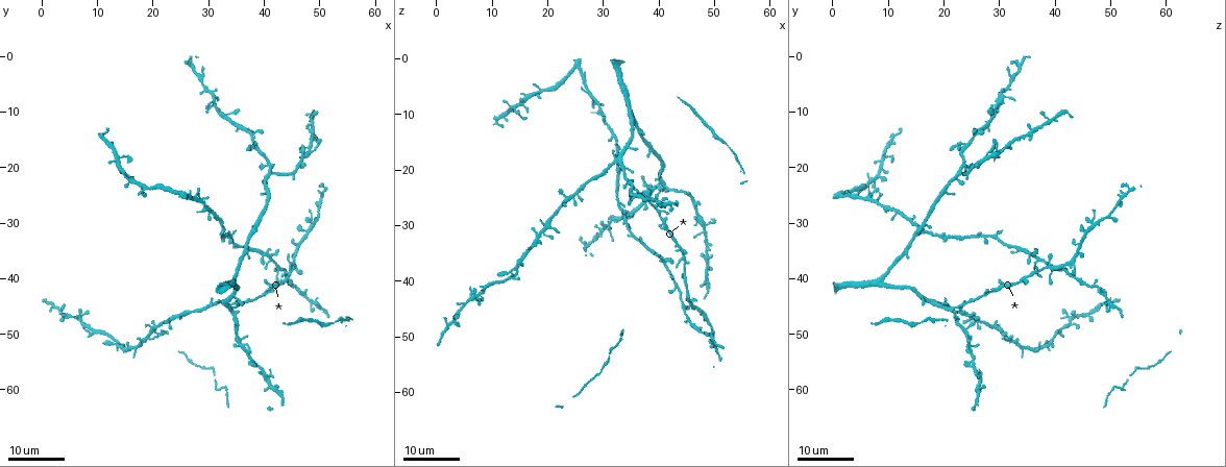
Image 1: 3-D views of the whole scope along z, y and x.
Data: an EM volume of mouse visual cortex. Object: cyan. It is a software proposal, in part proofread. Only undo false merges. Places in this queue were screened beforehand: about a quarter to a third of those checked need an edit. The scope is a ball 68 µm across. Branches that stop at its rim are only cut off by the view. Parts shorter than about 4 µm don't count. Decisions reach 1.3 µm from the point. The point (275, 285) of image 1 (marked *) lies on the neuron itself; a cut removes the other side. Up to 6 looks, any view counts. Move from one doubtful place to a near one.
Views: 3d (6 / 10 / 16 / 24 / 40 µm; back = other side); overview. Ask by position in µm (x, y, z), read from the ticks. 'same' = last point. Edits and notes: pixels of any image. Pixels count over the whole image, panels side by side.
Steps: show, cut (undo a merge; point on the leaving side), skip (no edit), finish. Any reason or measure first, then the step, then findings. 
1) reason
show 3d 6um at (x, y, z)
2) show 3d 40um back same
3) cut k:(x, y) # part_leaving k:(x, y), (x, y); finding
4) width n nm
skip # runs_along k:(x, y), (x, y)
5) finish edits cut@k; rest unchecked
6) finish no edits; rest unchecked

four-way junction
show 3d 16um at (34.0, 45.5, 22.0)

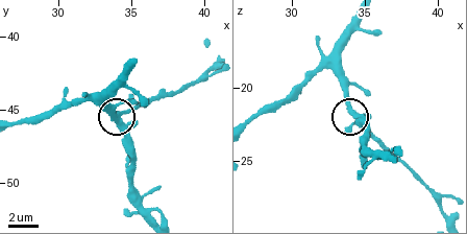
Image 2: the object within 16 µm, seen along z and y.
show 3d 6um at (34.2, 46.0, 21.6)

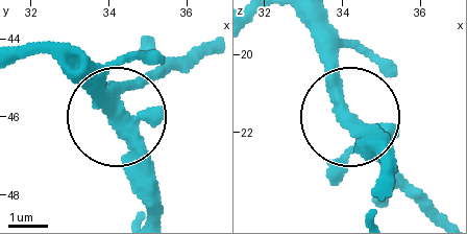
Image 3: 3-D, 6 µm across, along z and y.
arms 4
skip # runs_along 3:(443, 212), (353, 119), (381, 139); one neuron here

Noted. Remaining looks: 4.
four or more arms meet
show 3d 16um at (44.0, 38.5, 41.0)

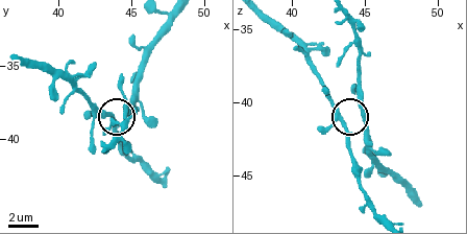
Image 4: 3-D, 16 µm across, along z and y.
closer look
show 3d 10um at (43.4, 38.4, 41.4)

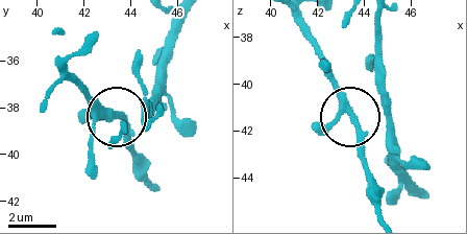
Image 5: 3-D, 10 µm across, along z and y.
skip # runs_along 5:(376, 17), (383, 107), (354, 120), (363, 158); all the same neuron

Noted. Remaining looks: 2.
four or more arms meet
show 3d 24um at (13.0, 51.5, 38.5)

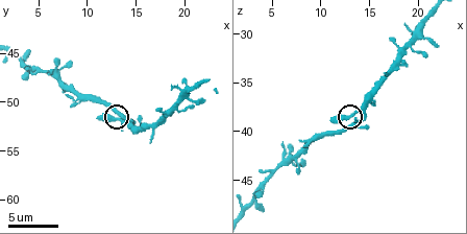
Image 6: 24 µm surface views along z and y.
zoom in
show 3d 6um at (13.2, 51.6, 38.2)

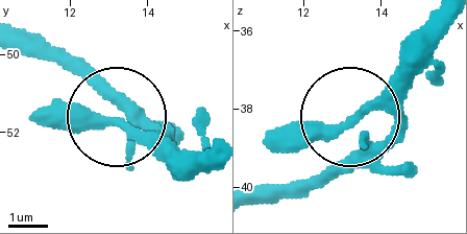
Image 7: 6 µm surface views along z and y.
skip # runs_along 7:(444, 24), (344, 118), (268, 131); continuous, no second neuron

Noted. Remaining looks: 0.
finish no edits; rest unchecked

